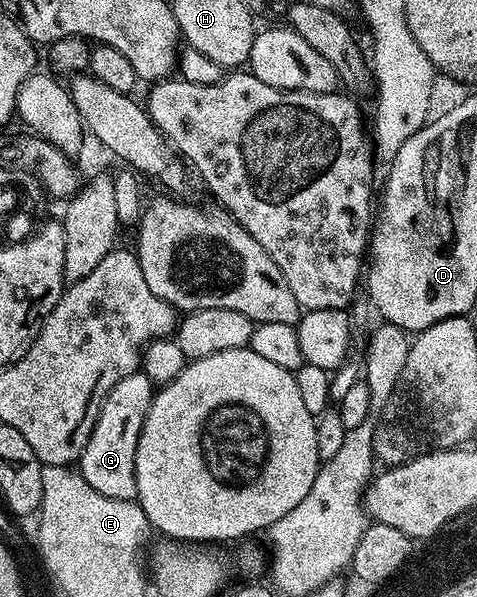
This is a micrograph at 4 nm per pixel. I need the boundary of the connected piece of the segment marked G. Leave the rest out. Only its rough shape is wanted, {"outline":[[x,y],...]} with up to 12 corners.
{"outline":[[138,371],[101,401],[79,470],[110,499],[137,496],[135,447],[153,380]]}

